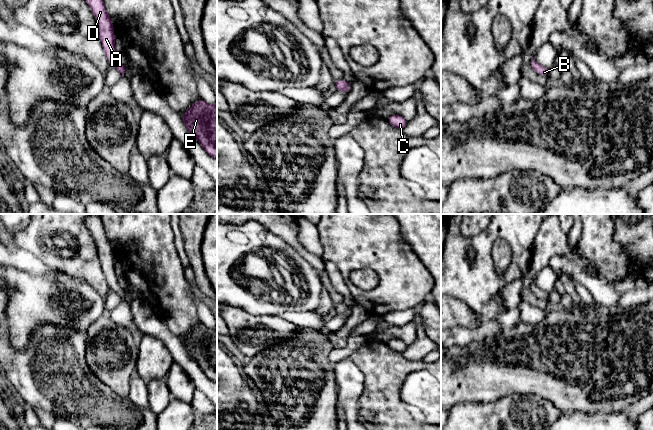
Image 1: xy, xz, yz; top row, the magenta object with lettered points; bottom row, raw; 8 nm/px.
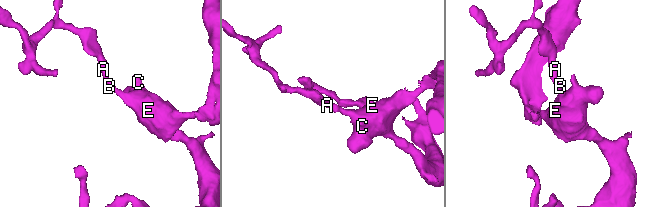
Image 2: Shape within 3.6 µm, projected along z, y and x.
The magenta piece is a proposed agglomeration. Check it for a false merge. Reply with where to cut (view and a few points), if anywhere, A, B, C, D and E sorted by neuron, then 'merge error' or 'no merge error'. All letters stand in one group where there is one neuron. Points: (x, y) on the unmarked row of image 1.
no cut | A B C D E | no merge error

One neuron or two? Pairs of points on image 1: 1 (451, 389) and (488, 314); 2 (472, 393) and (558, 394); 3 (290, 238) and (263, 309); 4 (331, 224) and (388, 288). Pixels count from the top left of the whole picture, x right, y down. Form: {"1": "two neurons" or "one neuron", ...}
{"1": "two neurons", "2": "one neuron", "3": "two neurons", "4": "one neuron"}

